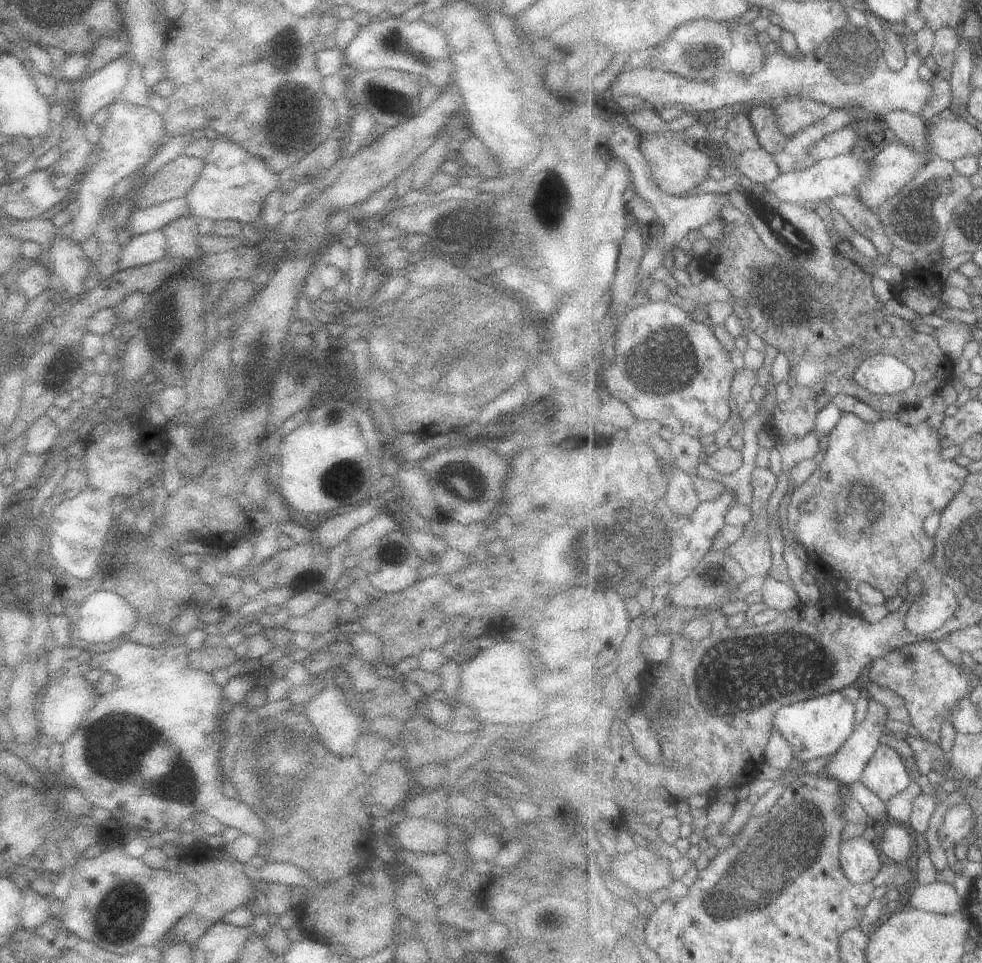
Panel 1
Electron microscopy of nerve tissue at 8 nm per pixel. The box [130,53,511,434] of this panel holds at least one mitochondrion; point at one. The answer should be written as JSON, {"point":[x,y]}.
{"point":[291,124]}

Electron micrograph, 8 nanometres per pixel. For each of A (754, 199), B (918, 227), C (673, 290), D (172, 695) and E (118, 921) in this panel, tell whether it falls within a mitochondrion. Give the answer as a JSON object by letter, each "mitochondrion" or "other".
{"A":"mitochondrion","B":"mitochondrion","C":"other","D":"other","E":"mitochondrion"}

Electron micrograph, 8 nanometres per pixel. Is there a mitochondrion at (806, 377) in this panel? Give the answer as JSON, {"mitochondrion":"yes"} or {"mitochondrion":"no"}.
{"mitochondrion":"no"}

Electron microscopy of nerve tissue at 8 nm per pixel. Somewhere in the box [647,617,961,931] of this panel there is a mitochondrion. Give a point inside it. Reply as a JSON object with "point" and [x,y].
{"point":[787,845]}

